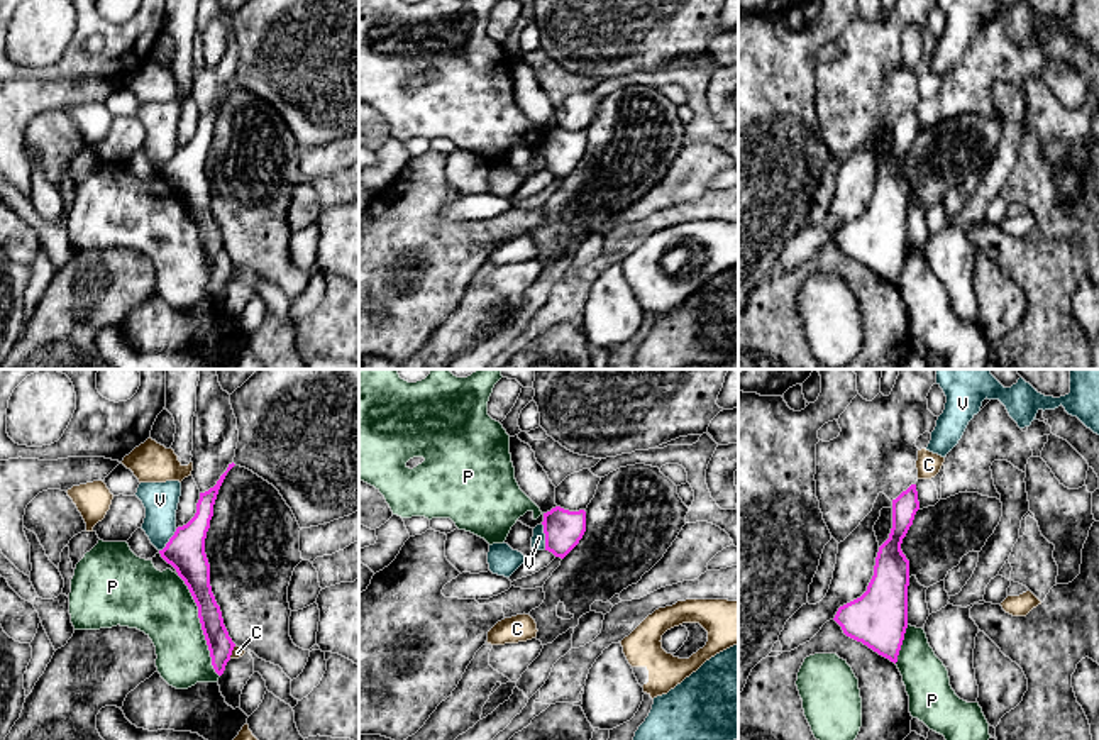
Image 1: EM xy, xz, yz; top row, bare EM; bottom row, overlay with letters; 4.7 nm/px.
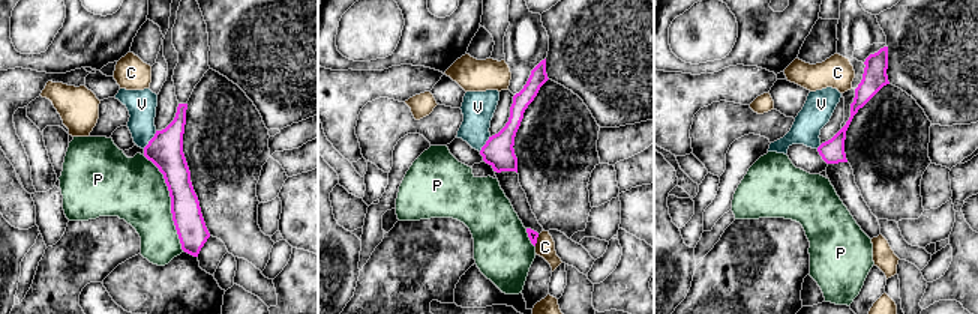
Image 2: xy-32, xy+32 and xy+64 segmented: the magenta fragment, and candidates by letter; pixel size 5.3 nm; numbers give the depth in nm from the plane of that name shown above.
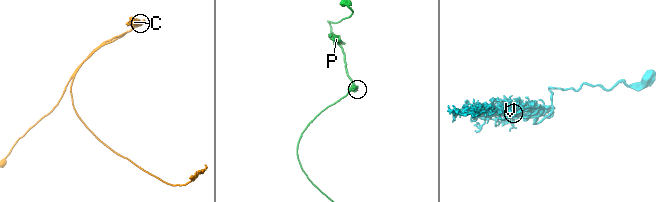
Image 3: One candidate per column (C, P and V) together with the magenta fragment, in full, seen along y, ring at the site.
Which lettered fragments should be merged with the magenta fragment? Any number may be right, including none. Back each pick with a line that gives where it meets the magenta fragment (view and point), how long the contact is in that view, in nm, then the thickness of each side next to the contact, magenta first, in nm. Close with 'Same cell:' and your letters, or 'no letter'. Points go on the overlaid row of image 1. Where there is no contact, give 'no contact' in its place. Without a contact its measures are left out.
Same cell: no letter

